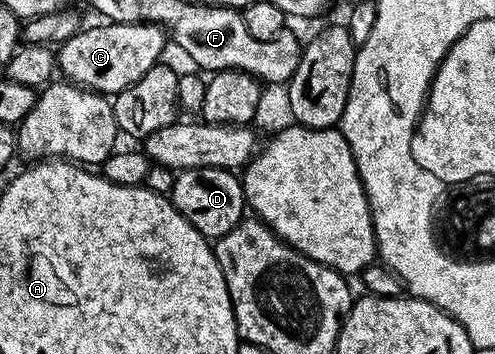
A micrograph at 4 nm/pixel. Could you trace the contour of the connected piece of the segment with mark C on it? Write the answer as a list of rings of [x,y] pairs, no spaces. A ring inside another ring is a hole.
[[[101,22],[98,28],[82,27],[81,31],[60,45],[59,48],[59,72],[66,81],[71,84],[78,84],[80,88],[89,88],[93,92],[102,94],[116,94],[122,92],[127,86],[139,82],[151,66],[155,66],[161,59],[161,51],[167,44],[166,29],[156,24],[111,24]]]

